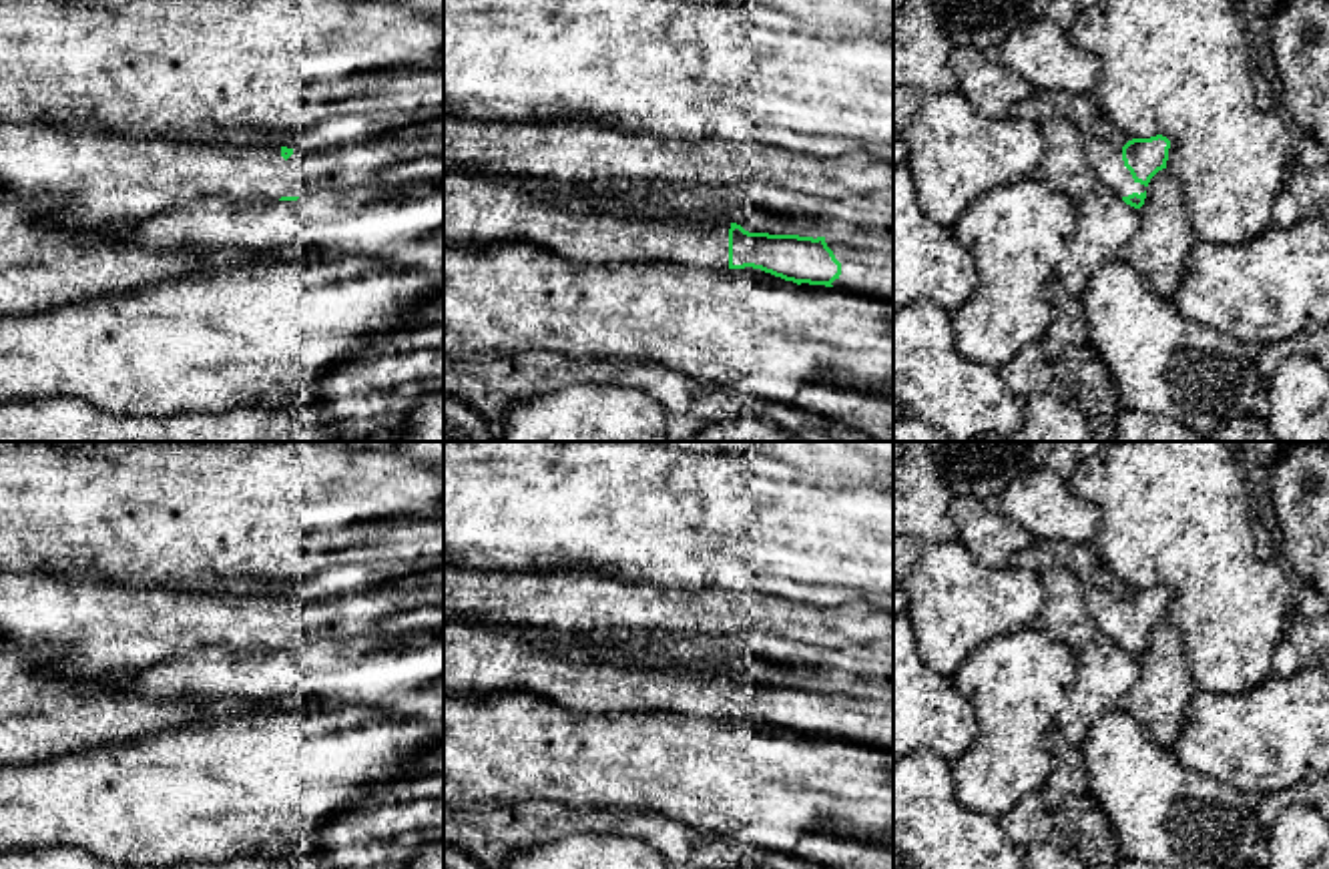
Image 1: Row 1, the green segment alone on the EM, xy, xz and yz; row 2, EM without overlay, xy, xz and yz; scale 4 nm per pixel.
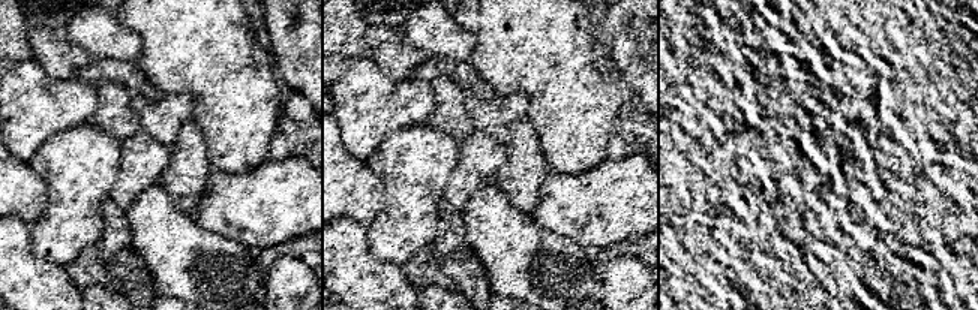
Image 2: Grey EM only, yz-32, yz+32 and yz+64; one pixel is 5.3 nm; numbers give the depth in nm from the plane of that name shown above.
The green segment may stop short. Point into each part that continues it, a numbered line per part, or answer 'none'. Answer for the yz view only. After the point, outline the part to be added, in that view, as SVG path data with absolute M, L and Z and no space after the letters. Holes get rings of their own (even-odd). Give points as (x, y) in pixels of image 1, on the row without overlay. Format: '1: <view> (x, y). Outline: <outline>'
1: yz (1107, 611). Outline: M1096 588L1086 590L1086 608L1098 622L1100 630L1112 638L1118 646L1132 642L1144 642L1148 636L1136 632L1130 620L1124 616L1122 598L1108 596Z

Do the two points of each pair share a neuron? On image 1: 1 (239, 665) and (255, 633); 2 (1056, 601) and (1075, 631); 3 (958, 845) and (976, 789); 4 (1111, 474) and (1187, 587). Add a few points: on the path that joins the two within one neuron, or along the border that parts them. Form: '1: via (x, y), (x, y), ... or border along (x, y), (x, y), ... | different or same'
1: border along (278, 647), (199, 649) | different
2: via (1065, 609), (1065, 617), (1071, 623) | same
3: border along (952, 765), (954, 799), (960, 805), (996, 817) | different
4: via (1139, 502), (1187, 550), (1187, 558) | same

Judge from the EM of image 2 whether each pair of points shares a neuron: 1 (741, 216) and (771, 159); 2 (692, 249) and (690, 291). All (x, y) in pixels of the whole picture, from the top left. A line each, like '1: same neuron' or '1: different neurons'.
1: same neuron
2: same neuron

